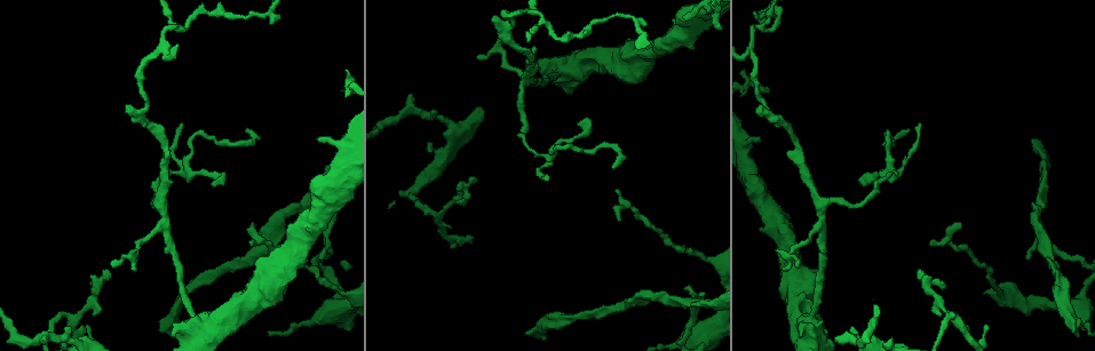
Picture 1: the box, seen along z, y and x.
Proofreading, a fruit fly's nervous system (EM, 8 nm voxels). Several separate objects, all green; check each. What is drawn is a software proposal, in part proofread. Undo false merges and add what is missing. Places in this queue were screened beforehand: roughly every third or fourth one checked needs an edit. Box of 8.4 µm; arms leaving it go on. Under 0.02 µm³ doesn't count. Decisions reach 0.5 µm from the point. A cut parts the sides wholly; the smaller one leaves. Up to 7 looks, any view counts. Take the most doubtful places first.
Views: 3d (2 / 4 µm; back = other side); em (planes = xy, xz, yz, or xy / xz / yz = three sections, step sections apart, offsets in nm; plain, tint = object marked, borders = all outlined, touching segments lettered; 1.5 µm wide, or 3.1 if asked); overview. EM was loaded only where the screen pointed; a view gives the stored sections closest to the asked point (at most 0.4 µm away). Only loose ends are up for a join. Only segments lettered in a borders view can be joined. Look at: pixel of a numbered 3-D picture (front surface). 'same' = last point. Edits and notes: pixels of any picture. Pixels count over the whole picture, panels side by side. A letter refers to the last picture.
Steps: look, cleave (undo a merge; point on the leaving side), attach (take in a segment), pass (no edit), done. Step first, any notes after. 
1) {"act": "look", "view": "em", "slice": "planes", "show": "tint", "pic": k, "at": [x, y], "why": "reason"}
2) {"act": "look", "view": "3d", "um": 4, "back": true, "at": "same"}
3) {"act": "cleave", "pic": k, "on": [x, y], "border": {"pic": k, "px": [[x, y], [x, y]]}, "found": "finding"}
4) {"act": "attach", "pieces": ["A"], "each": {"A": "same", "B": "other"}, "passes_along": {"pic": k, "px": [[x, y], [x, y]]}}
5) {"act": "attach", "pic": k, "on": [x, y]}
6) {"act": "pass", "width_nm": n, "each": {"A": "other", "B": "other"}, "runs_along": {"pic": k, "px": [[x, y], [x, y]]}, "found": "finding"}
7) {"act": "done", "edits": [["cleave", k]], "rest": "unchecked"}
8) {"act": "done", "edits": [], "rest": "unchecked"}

{"act": "look", "view": "em", "slice": "xz", "step": 4, "show": "borders", "pic": 1, "at": [494, 16], "why": "free end"}

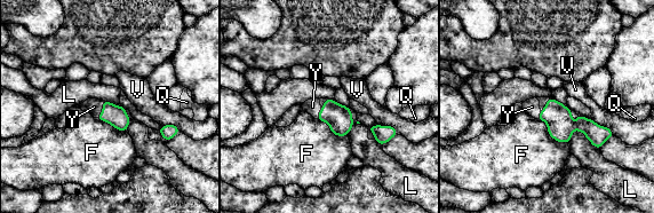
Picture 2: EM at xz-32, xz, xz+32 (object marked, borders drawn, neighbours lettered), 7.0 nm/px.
{"act": "attach", "pieces": ["Y"], "width_nm": 140, "each": {"F": "other", "L": "other", "Q": "other", "V": "other", "Y": "same"}, "passes_along": {"pic": 2, "px": [[116, 116], [103, 110], [94, 107]]}, "found": "it goes on there"}

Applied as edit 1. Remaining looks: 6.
{"act": "look", "view": "em", "slice": "planes", "show": "tint", "pic": 1, "at": [920, 123], "why": "thin end"}

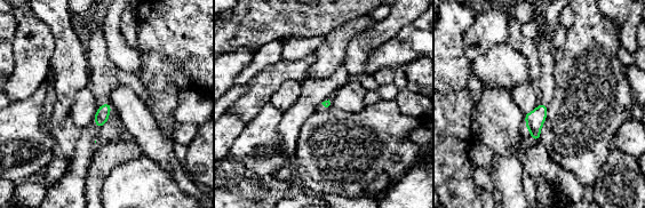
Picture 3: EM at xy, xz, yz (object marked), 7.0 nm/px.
{"act": "look", "view": "em", "slice": "planes", "show": "borders", "at": "same"}

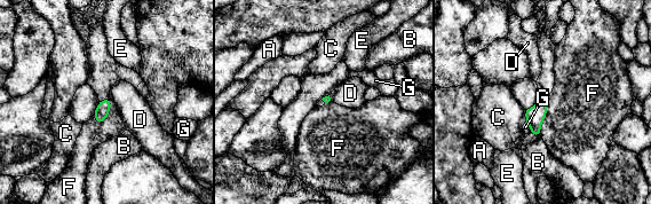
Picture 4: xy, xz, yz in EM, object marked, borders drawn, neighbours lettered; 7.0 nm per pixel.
{"act": "pass", "each": {"A": "other", "B": "other", "C": "other", "D": "other", "E": "other", "F": "other", "G": "other"}, "found": "none of them fits"}

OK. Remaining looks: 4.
{"act": "look", "view": "3d", "um": 2, "pic": 1, "at": [522, 116], "why": "narrows sharply"}

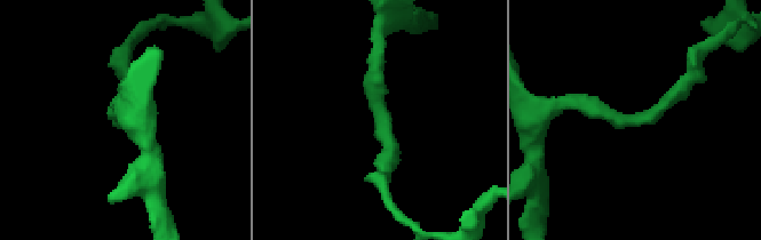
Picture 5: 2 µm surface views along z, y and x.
{"act": "look", "view": "em", "slice": "planes", "show": "borders", "pic": 5, "at": [374, 120], "why": "shape alone is not enough"}

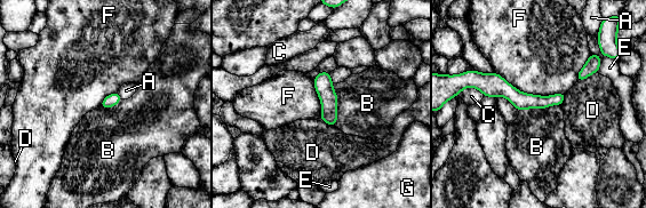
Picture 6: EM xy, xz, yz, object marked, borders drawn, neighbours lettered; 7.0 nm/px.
{"act": "pass", "width_nm": 90, "each": {"A": "other", "B": "other", "C": "other", "D": "other", "E": "other", "F": "other", "G": "other"}, "border": {"pic": 6, "px": [[495, 72], [525, 93], [565, 94]]}, "found": "one cell here"}

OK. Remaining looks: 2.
{"act": "done", "edits": [["attach", 2]], "rest": "unchecked"}

